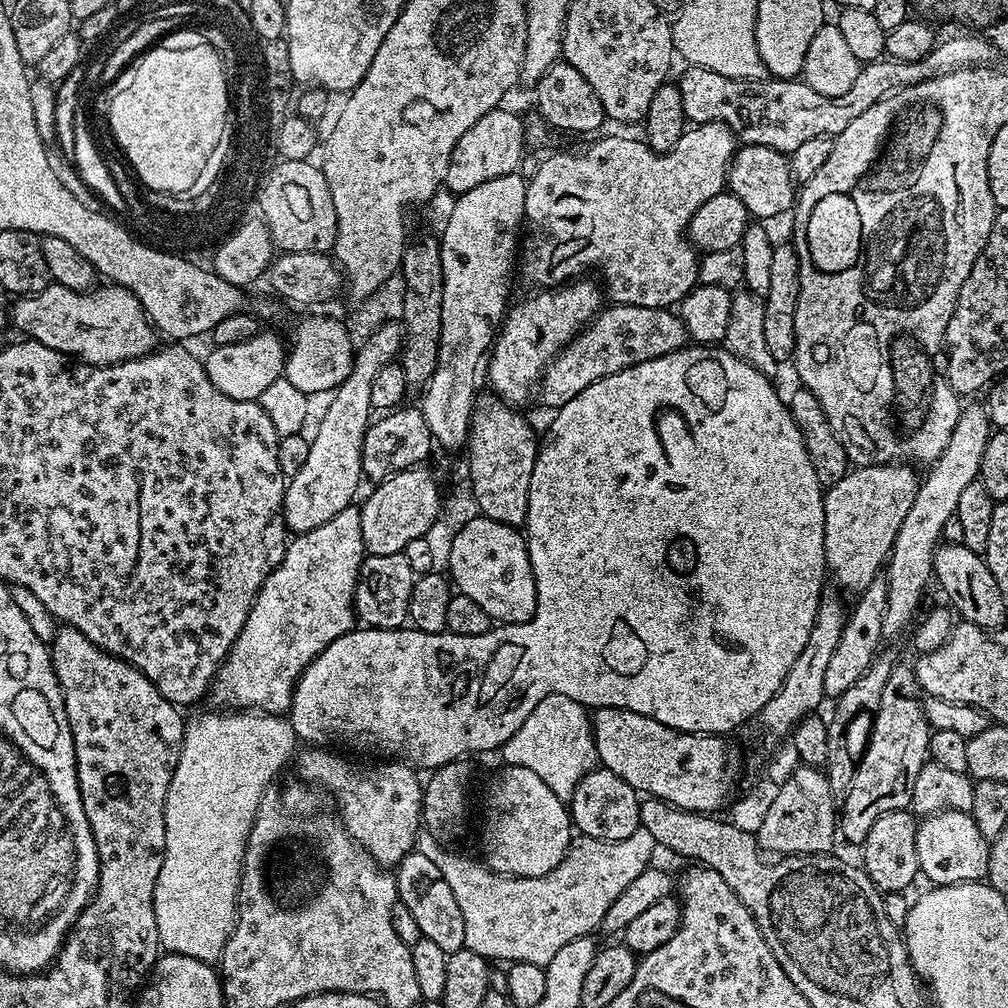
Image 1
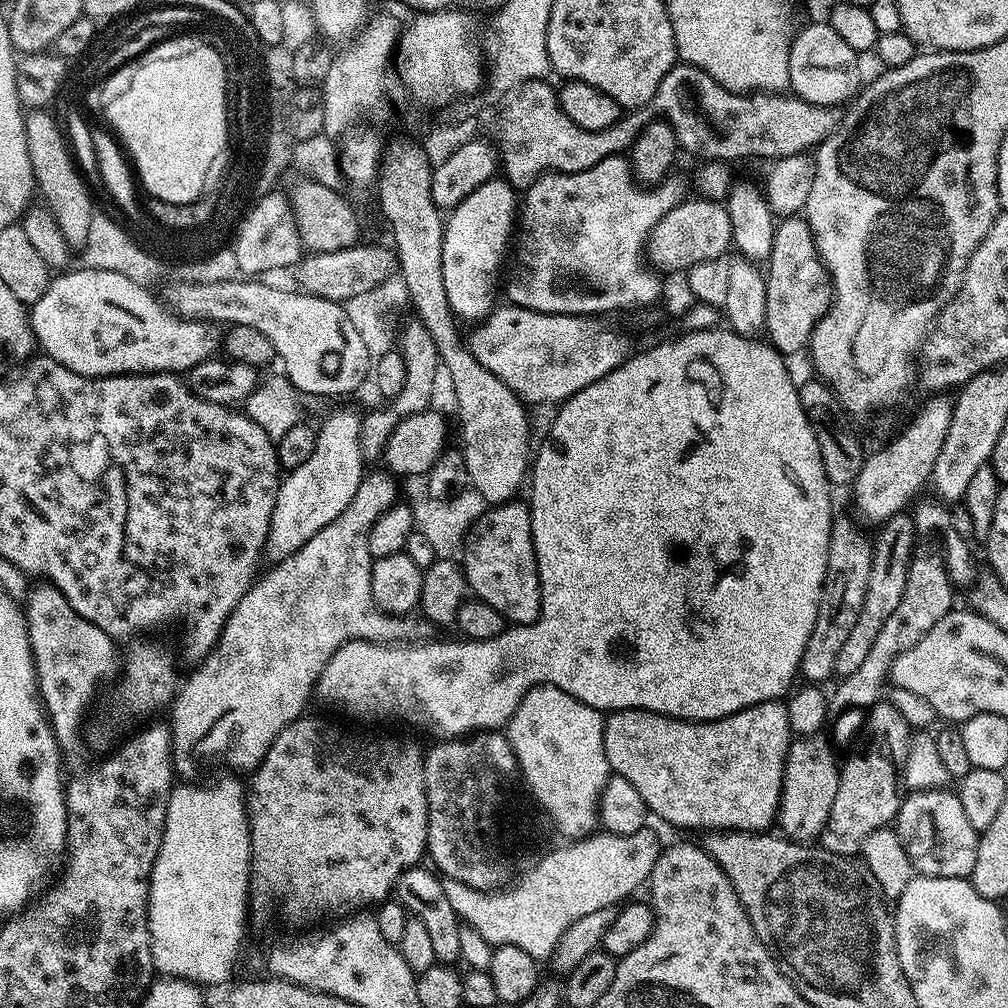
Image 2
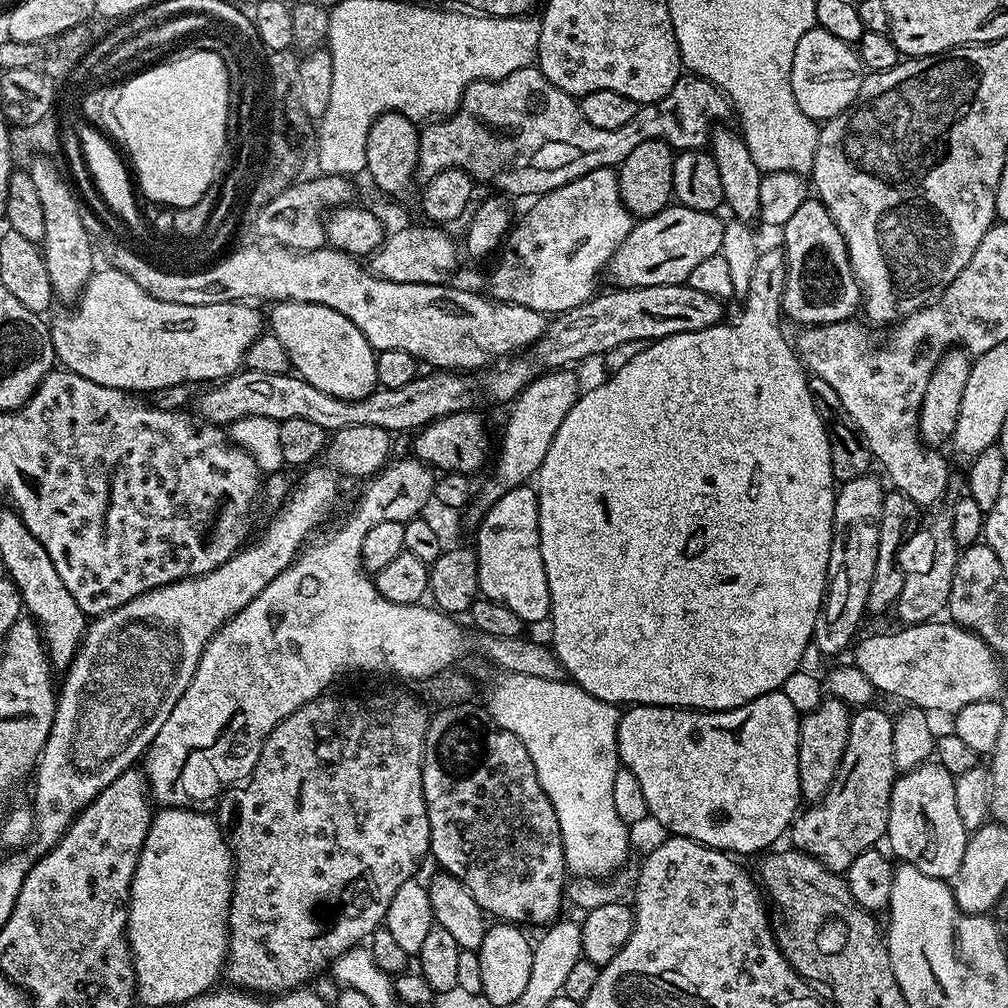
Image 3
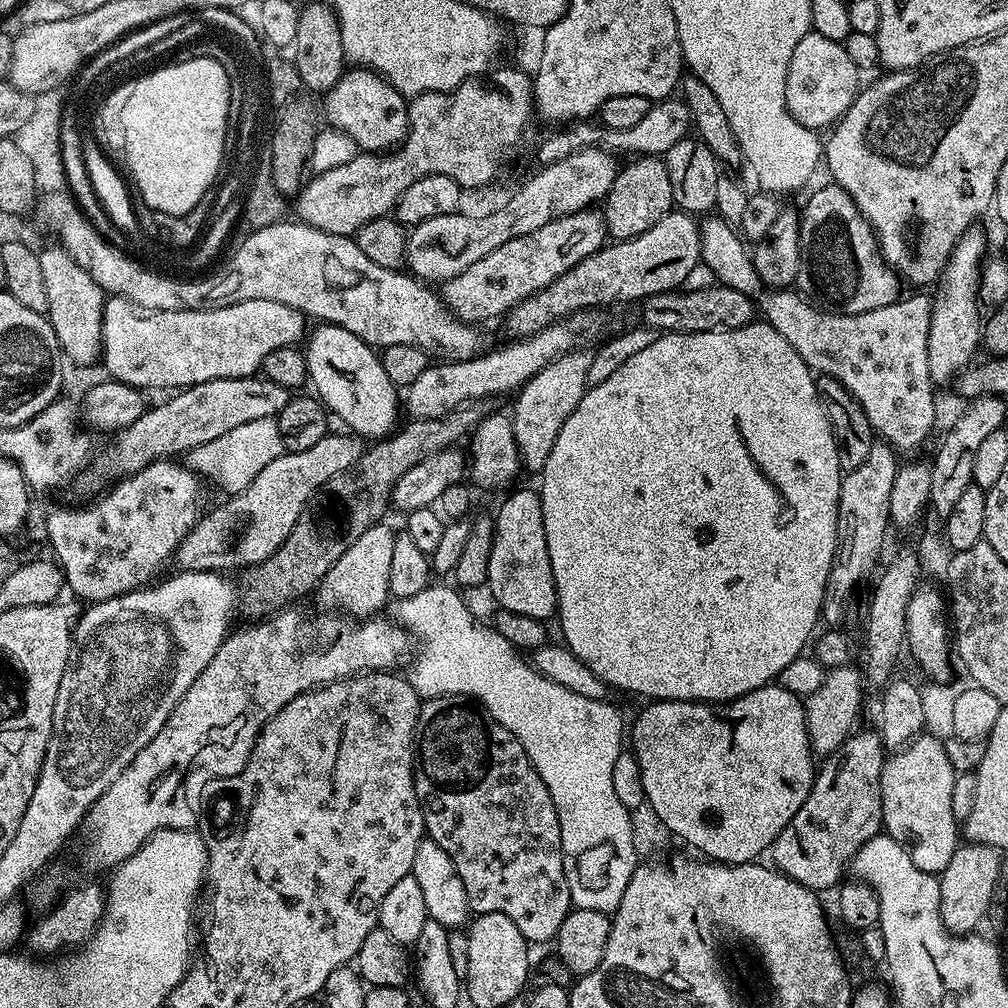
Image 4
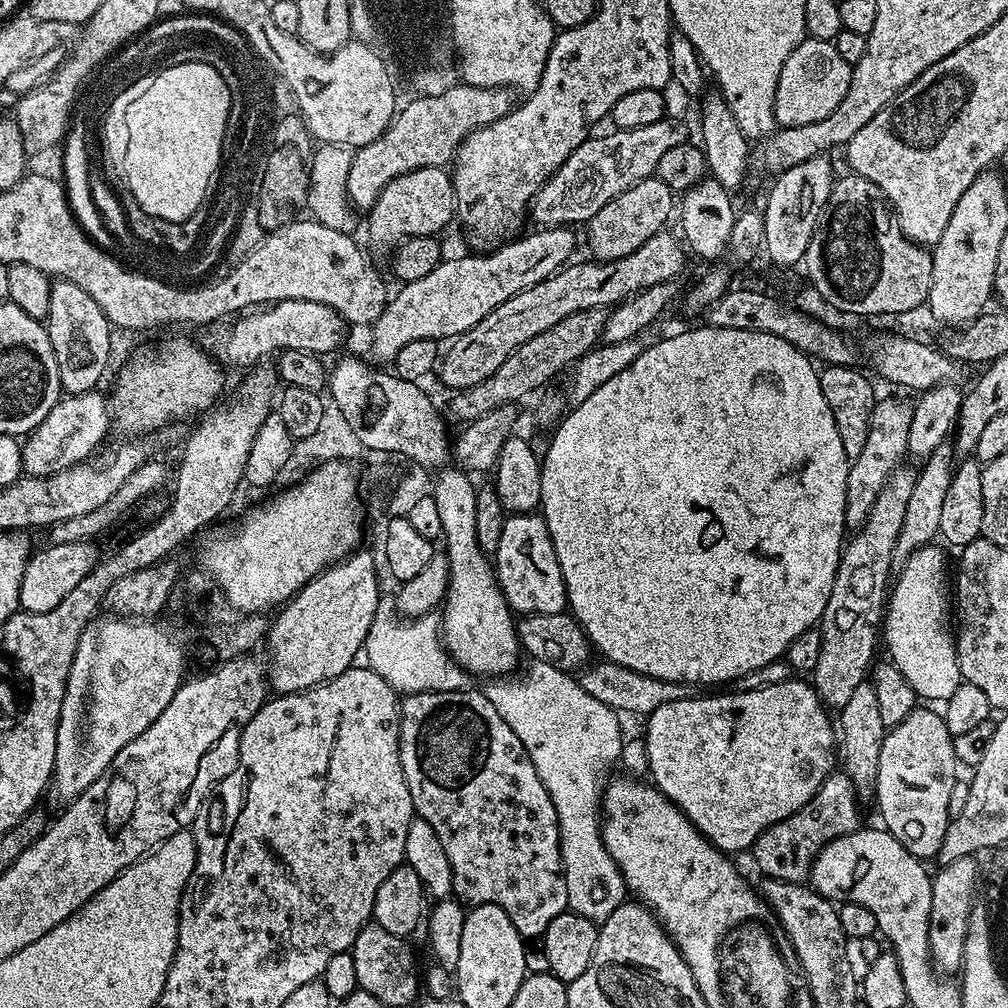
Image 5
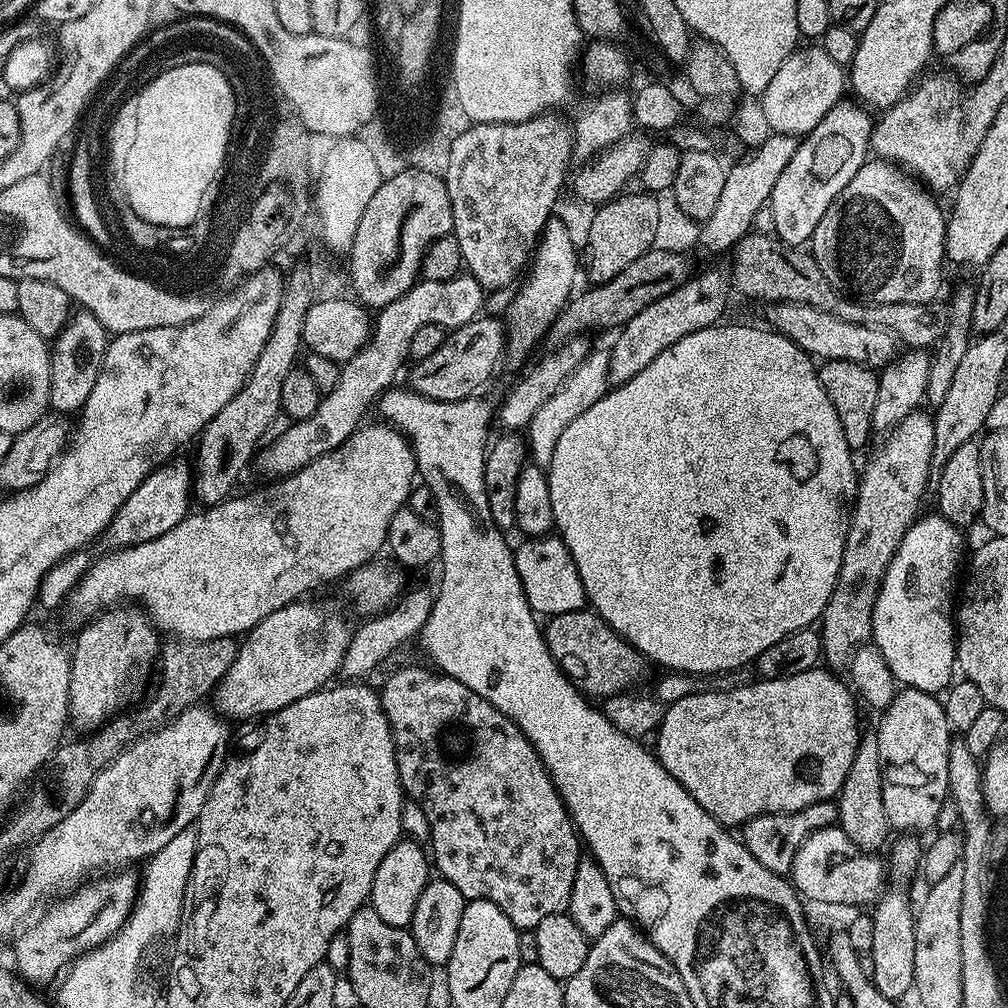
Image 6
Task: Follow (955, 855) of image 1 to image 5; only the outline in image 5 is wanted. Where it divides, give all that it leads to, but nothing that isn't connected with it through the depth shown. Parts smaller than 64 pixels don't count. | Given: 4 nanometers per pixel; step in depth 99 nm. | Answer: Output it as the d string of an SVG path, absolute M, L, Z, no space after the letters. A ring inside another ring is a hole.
M918 706L898 726L887 729L882 742L882 754L878 758L878 774L876 775L876 791L874 804L880 807L883 827L912 856L928 862L932 856L939 857L942 838L948 829L948 807L950 806L950 790L954 790L958 779L958 765L954 754L952 731L946 726L943 715L932 706Z

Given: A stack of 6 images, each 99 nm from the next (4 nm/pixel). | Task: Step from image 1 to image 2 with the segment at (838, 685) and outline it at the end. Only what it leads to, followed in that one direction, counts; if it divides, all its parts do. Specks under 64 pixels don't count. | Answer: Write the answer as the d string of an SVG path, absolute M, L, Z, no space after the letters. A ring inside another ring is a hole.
M907 511L891 516L879 525L877 532L880 533L874 536L872 545L870 586L866 586L866 598L862 602L862 610L858 614L856 625L850 629L850 638L846 638L834 662L836 676L840 678L854 674L854 670L858 670L862 662L866 662L866 654L870 654L882 626L886 626L892 611L898 607L898 602L902 602L902 590L906 590L906 574L913 563L912 547L916 544L918 533L915 519Z

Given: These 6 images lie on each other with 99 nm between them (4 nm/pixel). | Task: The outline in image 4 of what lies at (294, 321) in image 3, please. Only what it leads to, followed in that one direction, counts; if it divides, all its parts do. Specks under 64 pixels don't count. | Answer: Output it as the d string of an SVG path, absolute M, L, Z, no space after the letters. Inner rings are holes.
M320 322L315 327L307 333L308 348L303 353L308 363L308 379L311 387L316 387L314 392L320 403L357 437L375 442L392 435L398 427L396 419L402 416L402 400L386 370L382 370L377 349L337 324Z

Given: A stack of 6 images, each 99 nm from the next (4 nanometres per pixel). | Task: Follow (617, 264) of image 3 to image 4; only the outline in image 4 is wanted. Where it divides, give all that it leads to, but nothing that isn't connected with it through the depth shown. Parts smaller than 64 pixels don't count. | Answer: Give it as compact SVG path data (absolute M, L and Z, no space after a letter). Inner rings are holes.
M673 210L654 222L646 234L605 243L594 254L582 258L582 262L562 274L562 278L530 294L530 298L522 298L518 306L507 312L502 323L511 335L509 337L533 336L540 330L546 330L546 326L587 308L607 309L608 304L628 304L631 300L643 302L650 296L677 291L683 285L680 283L700 263L700 225L697 217Z

